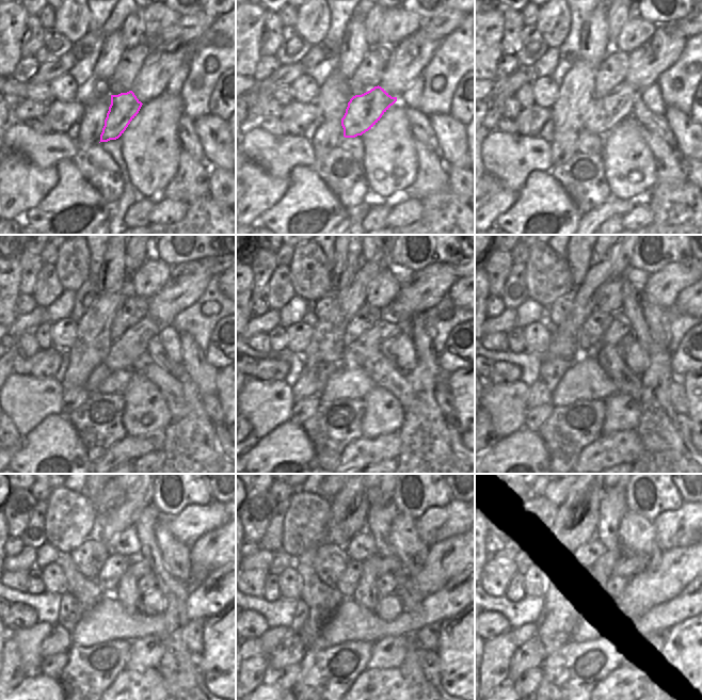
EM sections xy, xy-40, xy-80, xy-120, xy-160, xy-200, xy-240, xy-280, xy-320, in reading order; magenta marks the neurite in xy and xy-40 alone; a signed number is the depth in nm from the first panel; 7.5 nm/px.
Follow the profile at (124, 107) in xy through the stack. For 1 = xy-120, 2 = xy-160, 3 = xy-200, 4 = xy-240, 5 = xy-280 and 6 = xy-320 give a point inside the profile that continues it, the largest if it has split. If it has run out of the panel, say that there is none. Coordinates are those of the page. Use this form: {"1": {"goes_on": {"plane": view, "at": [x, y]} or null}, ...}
{"1": {"goes_on": {"plane": "xy-120", "at": [124, 351]}}, "2": {"goes_on": {"plane": "xy-160", "at": [368, 344]}}, "3": {"goes_on": {"plane": "xy-200", "at": [619, 328]}}, "4": {"goes_on": {"plane": "xy-240", "at": [140, 567]}}, "5": {"goes_on": {"plane": "xy-280", "at": [393, 565]}}, "6": {"goes_on": {"plane": "xy-320", "at": [633, 565]}}}

